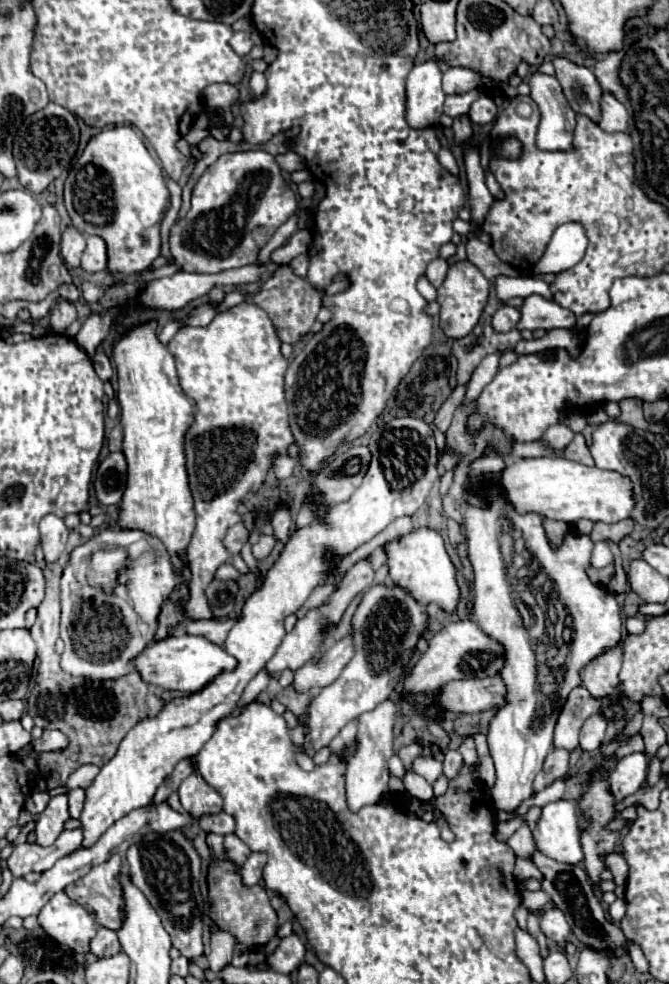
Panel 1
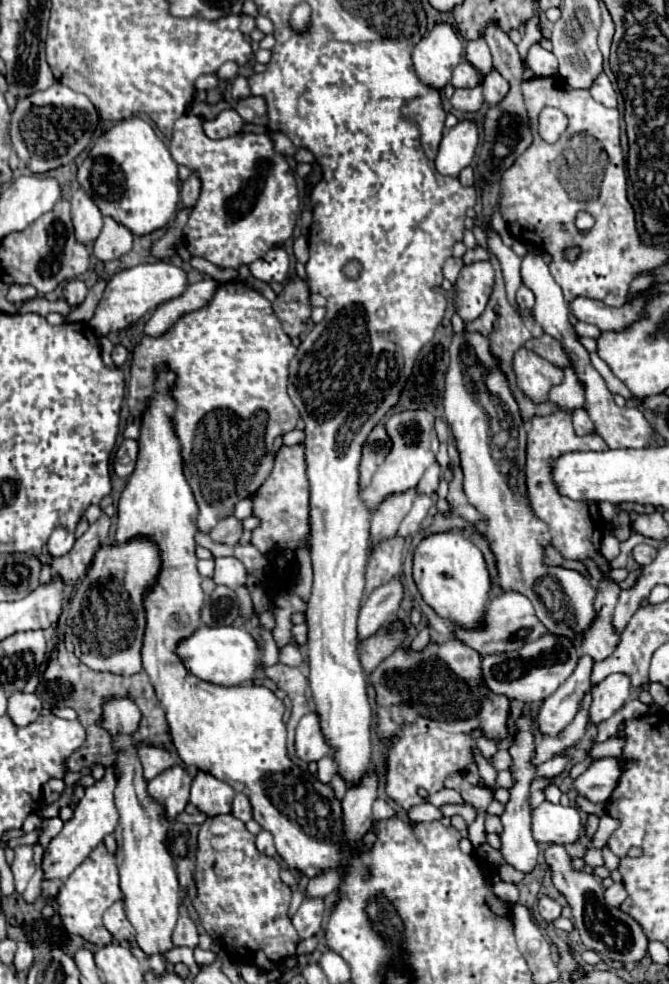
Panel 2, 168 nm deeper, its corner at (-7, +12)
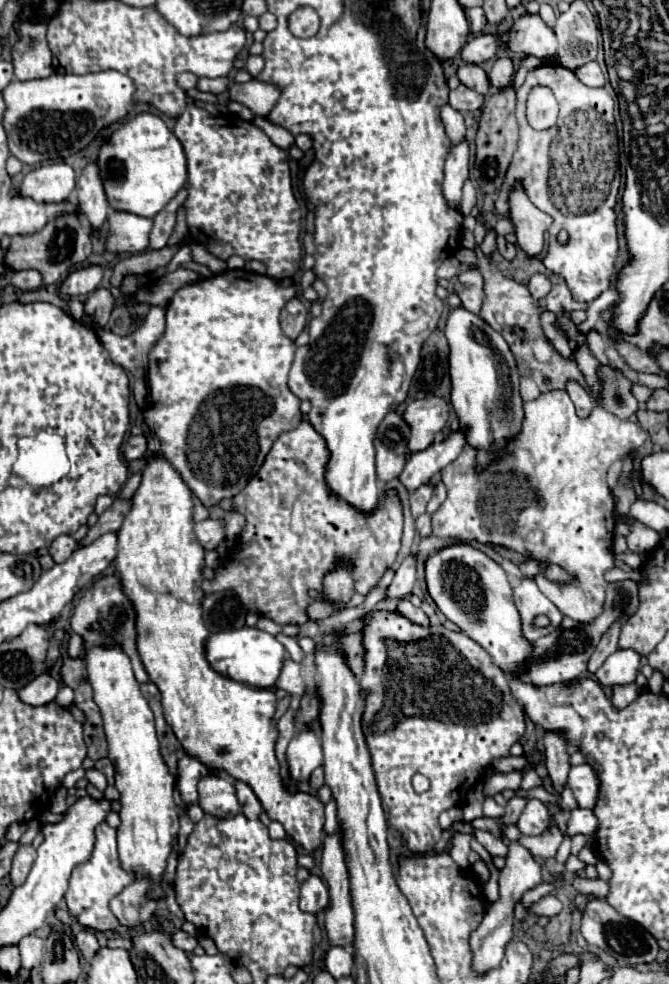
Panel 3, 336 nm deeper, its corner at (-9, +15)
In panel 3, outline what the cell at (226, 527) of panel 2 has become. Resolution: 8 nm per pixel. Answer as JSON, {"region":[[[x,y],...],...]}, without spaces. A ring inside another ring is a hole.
{"region":[[[207,518],[195,524],[195,536],[205,550],[215,550],[225,540],[225,524],[223,520]]]}

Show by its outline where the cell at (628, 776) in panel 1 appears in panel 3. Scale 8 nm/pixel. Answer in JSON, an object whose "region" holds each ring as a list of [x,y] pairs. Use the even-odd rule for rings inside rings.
{"region":[[[589,764],[571,766],[567,784],[573,790],[573,796],[581,808],[595,808],[599,796],[599,778]]]}

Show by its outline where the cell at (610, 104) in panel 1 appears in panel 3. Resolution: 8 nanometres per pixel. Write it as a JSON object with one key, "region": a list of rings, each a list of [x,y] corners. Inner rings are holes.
{"region":[[[591,62],[591,64],[585,64],[583,68],[579,68],[579,72],[575,72],[577,78],[587,84],[587,86],[593,86],[593,88],[601,88],[605,86],[605,74],[601,72],[599,64],[597,62]]]}

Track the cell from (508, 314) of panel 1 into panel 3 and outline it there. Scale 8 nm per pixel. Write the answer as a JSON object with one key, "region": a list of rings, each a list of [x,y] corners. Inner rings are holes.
{"region":[[[535,274],[529,284],[527,284],[527,290],[531,292],[533,298],[545,298],[551,290],[551,282],[543,276],[543,274]]]}

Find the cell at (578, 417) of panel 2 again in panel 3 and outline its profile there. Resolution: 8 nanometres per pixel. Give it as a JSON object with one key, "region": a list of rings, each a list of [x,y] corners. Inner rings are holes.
{"region":[[[569,382],[567,384],[567,394],[571,396],[571,400],[573,400],[573,404],[575,404],[575,410],[577,410],[577,416],[579,418],[587,418],[589,414],[591,414],[591,410],[593,410],[593,398],[589,396],[589,392],[587,390],[583,390],[577,382]]]}

